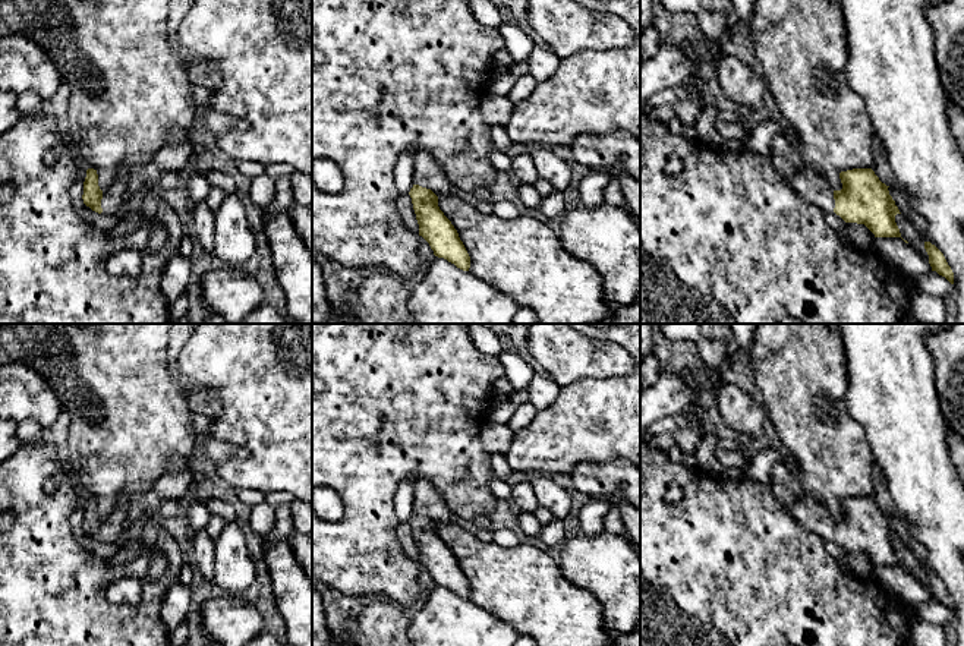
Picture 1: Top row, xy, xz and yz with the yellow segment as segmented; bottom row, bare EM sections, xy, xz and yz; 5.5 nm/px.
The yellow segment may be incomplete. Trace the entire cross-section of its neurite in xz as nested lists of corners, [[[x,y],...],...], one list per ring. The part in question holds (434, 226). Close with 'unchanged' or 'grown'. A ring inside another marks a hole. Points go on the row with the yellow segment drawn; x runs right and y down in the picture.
[[[428,152],[415,155],[413,183],[409,195],[419,224],[419,236],[429,243],[435,256],[469,271],[470,256],[457,230],[438,207],[438,198],[451,195],[454,186],[440,163]]]; grown

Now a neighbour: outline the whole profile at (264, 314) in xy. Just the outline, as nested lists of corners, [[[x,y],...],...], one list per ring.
[[[261,303],[255,311],[248,313],[239,324],[287,324],[287,316],[272,308]]]

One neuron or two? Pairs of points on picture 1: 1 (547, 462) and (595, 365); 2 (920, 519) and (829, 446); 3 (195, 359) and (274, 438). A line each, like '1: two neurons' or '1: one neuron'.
1: two neurons
2: two neurons
3: one neuron

